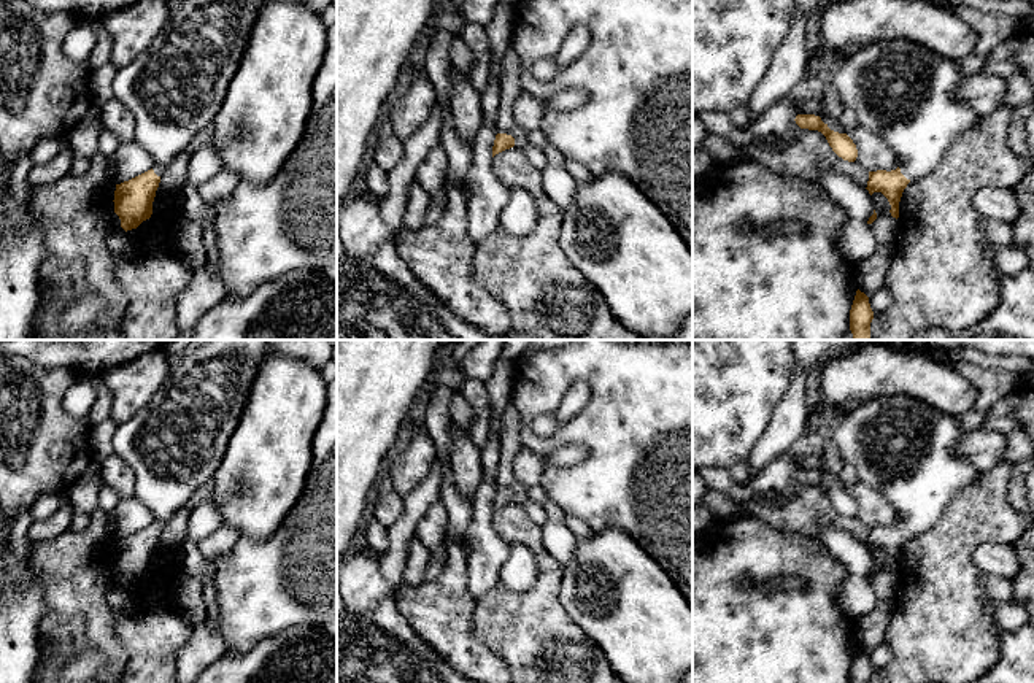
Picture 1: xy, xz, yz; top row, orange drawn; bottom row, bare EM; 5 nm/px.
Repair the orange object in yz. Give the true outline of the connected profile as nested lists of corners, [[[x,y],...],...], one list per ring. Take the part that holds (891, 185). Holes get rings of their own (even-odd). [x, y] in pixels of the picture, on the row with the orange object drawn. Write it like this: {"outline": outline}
{"outline": [[[904,38],[867,43],[851,56],[831,64],[828,92],[834,103],[848,106],[858,124],[878,135],[899,162],[891,172],[869,172],[866,187],[870,195],[882,192],[888,199],[893,218],[899,218],[899,202],[907,184],[932,172],[951,141],[980,124],[982,116],[958,98],[958,87],[966,78],[956,60]]]}

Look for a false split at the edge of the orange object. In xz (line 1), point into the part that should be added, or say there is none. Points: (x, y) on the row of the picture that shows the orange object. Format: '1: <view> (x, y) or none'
1: none

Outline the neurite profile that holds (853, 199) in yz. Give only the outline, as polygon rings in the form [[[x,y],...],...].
[[[824,168],[820,183],[828,197],[835,202],[848,218],[867,222],[874,214],[874,200],[866,187],[847,175]]]

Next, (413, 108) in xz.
[[[422,70],[415,73],[410,89],[392,103],[391,124],[394,135],[408,140],[432,114],[435,108],[435,91]]]

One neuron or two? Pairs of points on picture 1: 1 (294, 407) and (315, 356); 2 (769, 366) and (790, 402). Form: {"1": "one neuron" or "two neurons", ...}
{"1": "two neurons", "2": "two neurons"}

